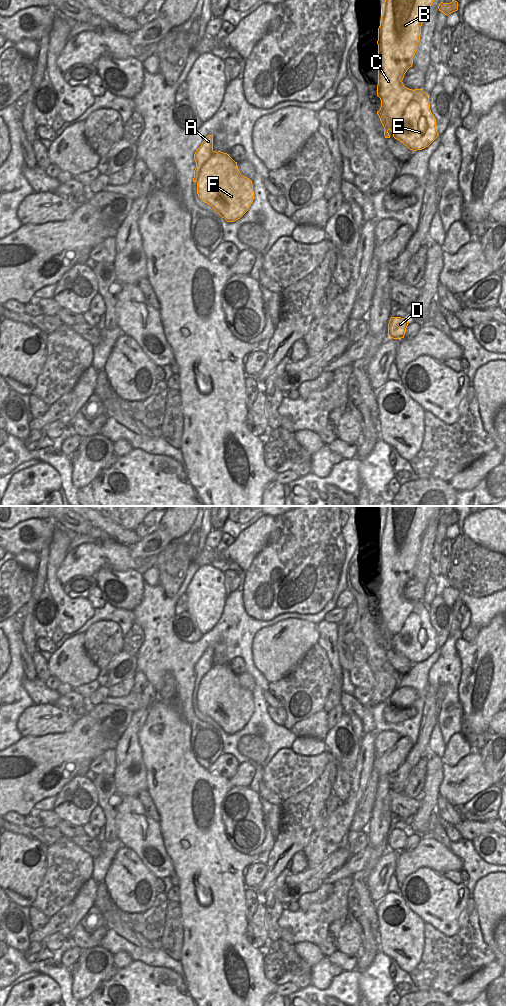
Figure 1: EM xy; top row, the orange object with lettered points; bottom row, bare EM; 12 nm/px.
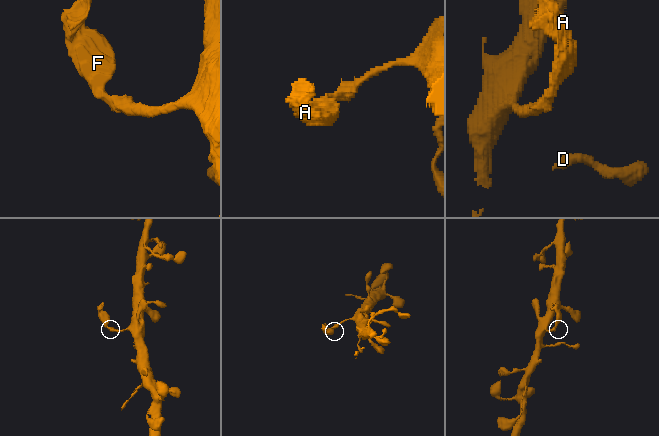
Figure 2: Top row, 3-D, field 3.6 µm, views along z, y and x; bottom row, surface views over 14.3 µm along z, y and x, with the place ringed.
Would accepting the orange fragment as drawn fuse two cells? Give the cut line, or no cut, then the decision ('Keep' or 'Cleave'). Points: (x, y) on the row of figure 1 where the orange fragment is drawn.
Split along xy (216, 152), (202, 166), (197, 182). Cleave.

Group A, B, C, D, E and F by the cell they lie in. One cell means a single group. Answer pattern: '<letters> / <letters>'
A / B C D E F

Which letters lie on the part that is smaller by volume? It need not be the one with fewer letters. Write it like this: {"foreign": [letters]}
{"foreign": ["A"]}

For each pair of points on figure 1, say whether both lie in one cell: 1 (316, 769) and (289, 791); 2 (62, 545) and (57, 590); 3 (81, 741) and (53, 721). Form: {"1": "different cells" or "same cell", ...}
{"1": "same cell", "2": "same cell", "3": "different cells"}

